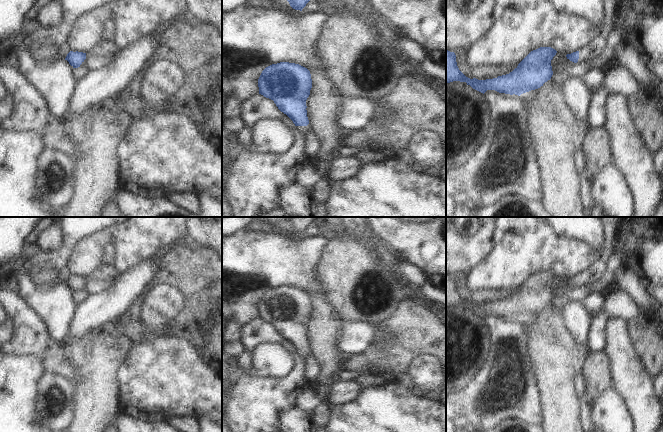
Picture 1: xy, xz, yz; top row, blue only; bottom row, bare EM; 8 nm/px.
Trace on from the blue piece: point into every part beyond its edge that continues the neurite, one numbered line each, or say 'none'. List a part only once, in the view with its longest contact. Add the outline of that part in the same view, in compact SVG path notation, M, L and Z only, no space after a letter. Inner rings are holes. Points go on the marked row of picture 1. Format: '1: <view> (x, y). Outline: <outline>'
1: yz (596, 46). Outline: M602 0L602 2L605 11L603 30L598 36L592 39L586 46L578 50L579 59L577 63L585 62L592 58L600 56L604 52L607 46L609 33L612 31L614 25L615 6L617 0Z

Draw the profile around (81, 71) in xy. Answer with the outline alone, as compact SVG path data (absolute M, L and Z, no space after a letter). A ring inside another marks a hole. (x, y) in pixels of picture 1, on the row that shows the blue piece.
M80 66L78 68L74 68L73 74L76 80L80 80L83 76L85 76L89 72L88 68L86 66Z

